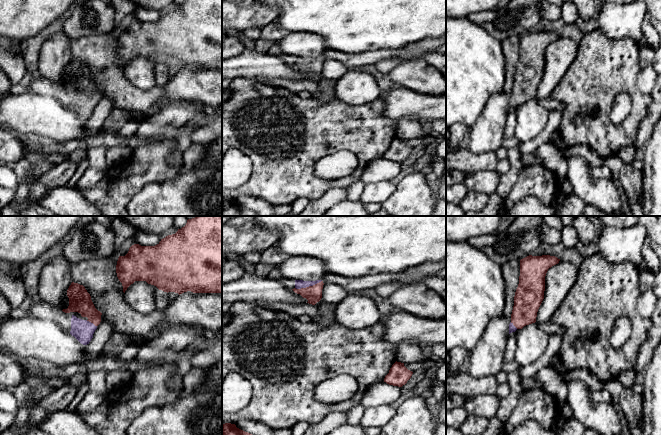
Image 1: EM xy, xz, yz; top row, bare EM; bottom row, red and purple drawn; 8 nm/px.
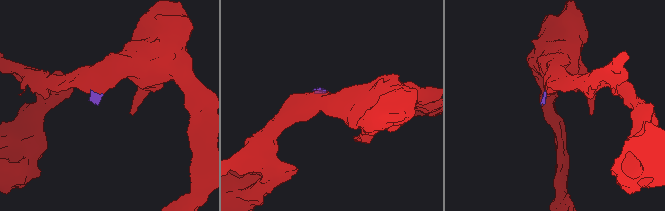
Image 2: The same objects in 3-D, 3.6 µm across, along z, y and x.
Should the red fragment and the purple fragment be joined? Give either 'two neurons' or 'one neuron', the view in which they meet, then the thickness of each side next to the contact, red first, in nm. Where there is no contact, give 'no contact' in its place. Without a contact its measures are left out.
one neuron; meets red in xz; 140 nm thick on the red side, 70 nm on the other

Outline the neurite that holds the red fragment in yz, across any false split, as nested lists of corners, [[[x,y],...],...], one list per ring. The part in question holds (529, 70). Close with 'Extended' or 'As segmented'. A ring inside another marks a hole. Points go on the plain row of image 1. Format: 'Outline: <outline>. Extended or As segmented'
Outline: [[[529,31],[520,36],[519,60],[514,72],[509,110],[536,98],[538,85],[544,75],[546,49],[559,37],[550,31]]]. Extended

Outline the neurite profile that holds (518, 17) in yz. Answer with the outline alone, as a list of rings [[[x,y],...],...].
[[[510,0],[502,8],[472,13],[467,18],[501,42],[508,36],[521,36],[532,30],[542,19],[540,16],[541,1]]]

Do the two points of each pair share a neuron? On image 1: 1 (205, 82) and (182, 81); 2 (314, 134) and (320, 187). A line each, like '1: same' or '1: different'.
1: same
2: same

